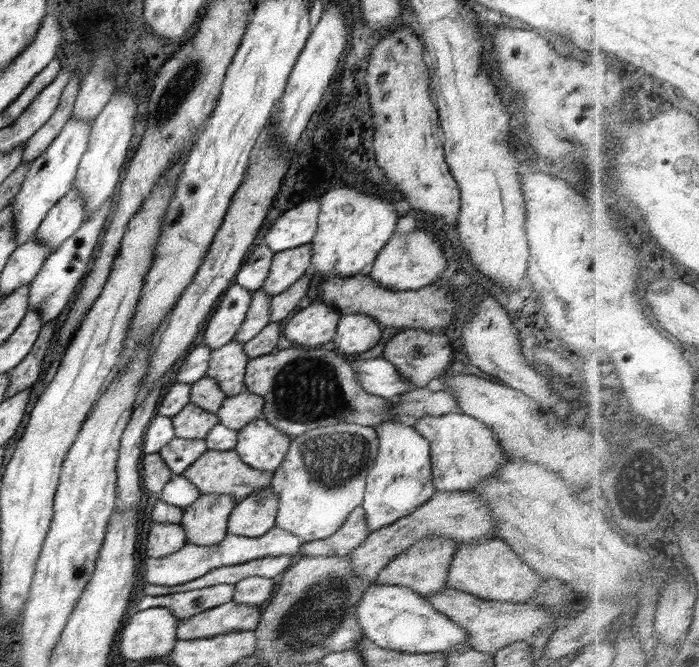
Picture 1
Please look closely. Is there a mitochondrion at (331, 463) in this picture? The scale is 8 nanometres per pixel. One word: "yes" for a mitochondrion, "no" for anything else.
yes

